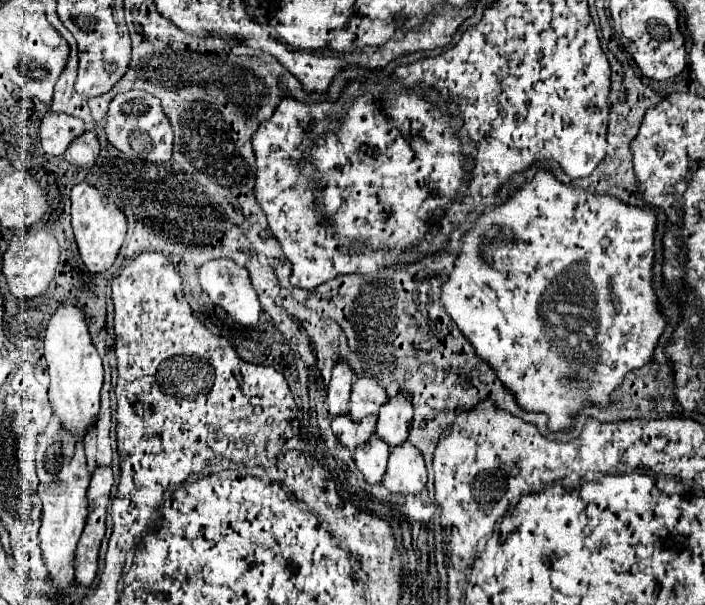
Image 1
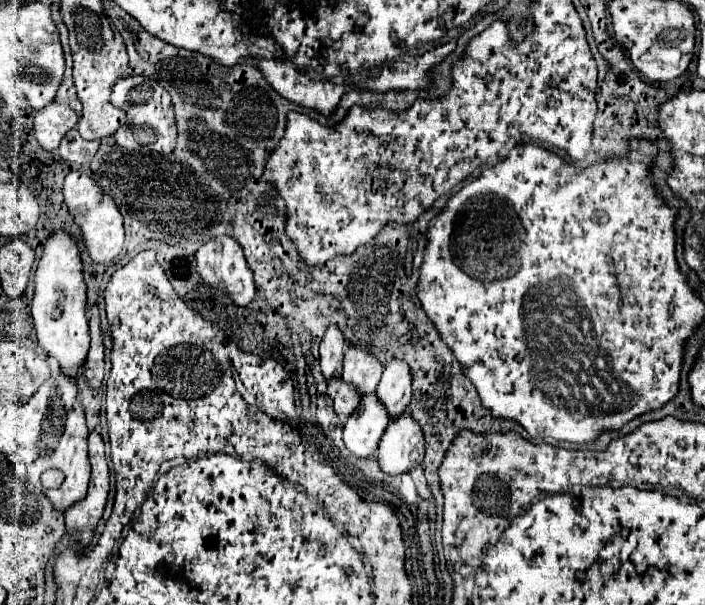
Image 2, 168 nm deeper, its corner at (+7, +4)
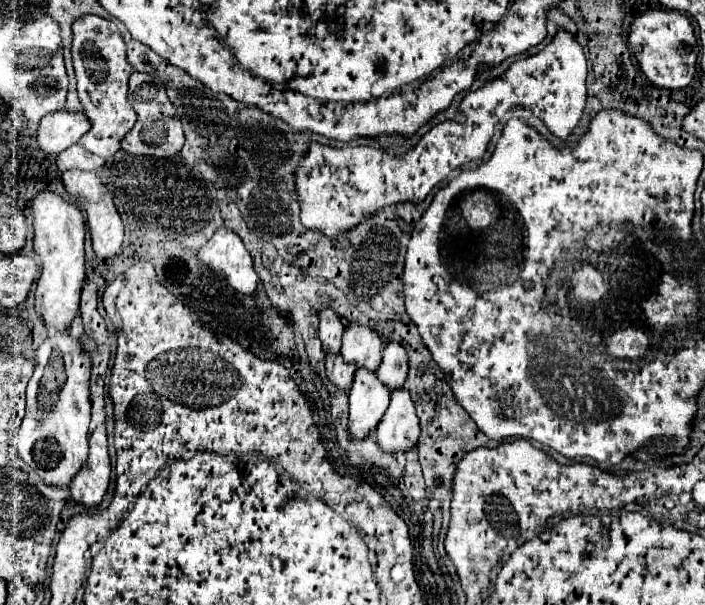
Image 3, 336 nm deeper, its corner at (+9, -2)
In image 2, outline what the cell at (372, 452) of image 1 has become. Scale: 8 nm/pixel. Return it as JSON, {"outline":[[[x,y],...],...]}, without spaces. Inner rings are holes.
{"outline":[[[376,392],[362,394],[360,406],[344,424],[346,448],[360,458],[368,458],[378,450],[378,442],[388,424],[390,414],[376,396]]]}

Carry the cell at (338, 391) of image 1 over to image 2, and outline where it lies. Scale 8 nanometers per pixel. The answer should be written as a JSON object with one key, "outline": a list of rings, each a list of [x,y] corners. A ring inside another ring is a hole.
{"outline":[[[328,326],[320,342],[320,366],[326,378],[342,374],[342,354],[344,354],[344,334],[338,326]]]}

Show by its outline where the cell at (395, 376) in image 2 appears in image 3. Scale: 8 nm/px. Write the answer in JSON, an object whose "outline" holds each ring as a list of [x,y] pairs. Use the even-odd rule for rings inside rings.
{"outline":[[[390,342],[384,348],[382,364],[376,370],[376,376],[390,392],[394,392],[394,388],[404,388],[408,376],[408,356],[398,342]]]}

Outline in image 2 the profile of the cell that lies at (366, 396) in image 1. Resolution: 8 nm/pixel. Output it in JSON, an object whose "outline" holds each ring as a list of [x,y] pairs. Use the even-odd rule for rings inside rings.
{"outline":[[[348,346],[344,354],[342,378],[346,378],[346,382],[354,382],[360,394],[376,392],[382,370],[384,370],[382,362],[376,356],[372,356],[368,350],[360,346]]]}

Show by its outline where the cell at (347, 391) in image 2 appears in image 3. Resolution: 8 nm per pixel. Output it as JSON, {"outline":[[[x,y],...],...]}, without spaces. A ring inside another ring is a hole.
{"outline":[[[326,356],[326,376],[332,384],[336,384],[342,392],[350,392],[352,380],[354,380],[356,368],[352,364],[346,364],[340,356]]]}

